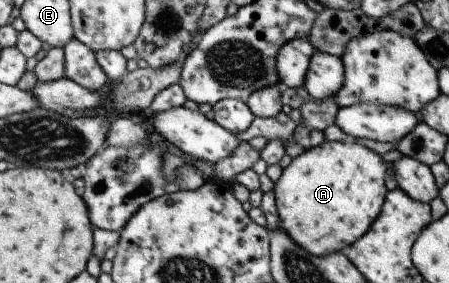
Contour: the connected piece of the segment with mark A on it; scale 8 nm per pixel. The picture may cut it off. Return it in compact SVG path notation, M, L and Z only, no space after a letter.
M326 142L318 147L293 156L290 163L281 169L281 176L273 183L273 196L278 214L278 227L311 256L328 256L340 252L353 241L362 237L376 219L382 207L385 193L385 175L388 167L378 153L352 142Z

